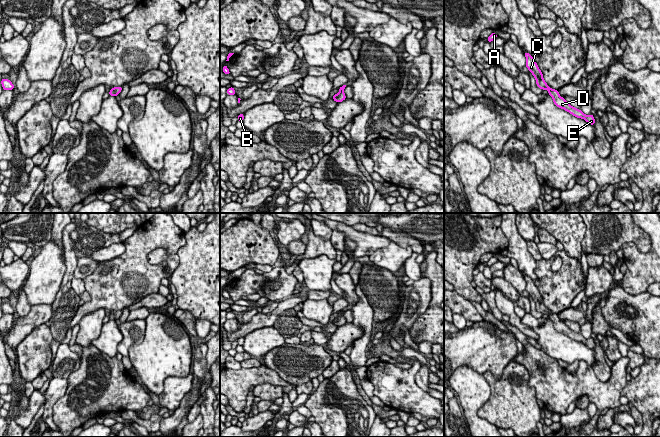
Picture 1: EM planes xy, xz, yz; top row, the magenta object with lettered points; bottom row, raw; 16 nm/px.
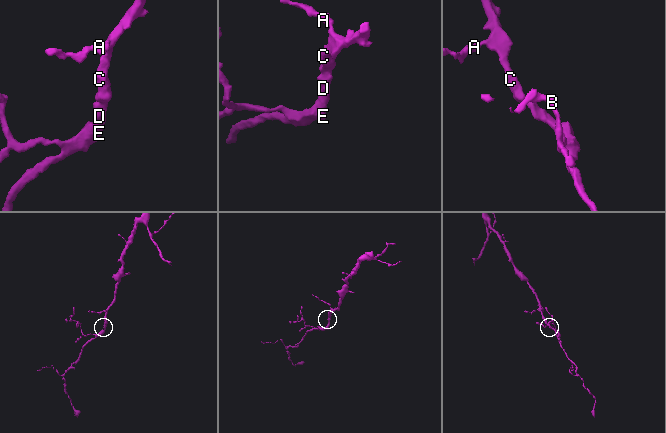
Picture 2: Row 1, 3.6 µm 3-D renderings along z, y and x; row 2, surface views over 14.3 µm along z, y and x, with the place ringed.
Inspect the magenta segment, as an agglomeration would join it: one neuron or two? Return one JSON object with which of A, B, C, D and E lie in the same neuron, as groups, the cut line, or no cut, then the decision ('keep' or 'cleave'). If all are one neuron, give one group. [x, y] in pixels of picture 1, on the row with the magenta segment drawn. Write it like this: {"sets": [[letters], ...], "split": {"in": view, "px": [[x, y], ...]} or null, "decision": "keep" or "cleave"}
{"sets": [["A", "B", "C", "D", "E"]], "split": null, "decision": "keep"}

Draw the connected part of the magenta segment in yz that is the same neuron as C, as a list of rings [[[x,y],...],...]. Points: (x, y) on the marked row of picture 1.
[[[524,52],[526,57],[526,67],[532,73],[536,80],[536,85],[538,88],[542,90],[547,90],[548,94],[552,97],[554,104],[561,109],[569,112],[573,116],[577,118],[584,119],[588,124],[595,125],[595,118],[592,114],[585,115],[581,110],[571,106],[564,97],[561,97],[558,90],[551,89],[543,78],[543,74],[539,69],[537,63],[535,62],[534,58],[531,56],[530,53]]]

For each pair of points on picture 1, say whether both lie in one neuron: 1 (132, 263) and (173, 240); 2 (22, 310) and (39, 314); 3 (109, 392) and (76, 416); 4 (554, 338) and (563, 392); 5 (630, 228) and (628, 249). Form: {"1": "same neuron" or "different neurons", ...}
{"1": "same neuron", "2": "different neurons", "3": "same neuron", "4": "different neurons", "5": "different neurons"}

